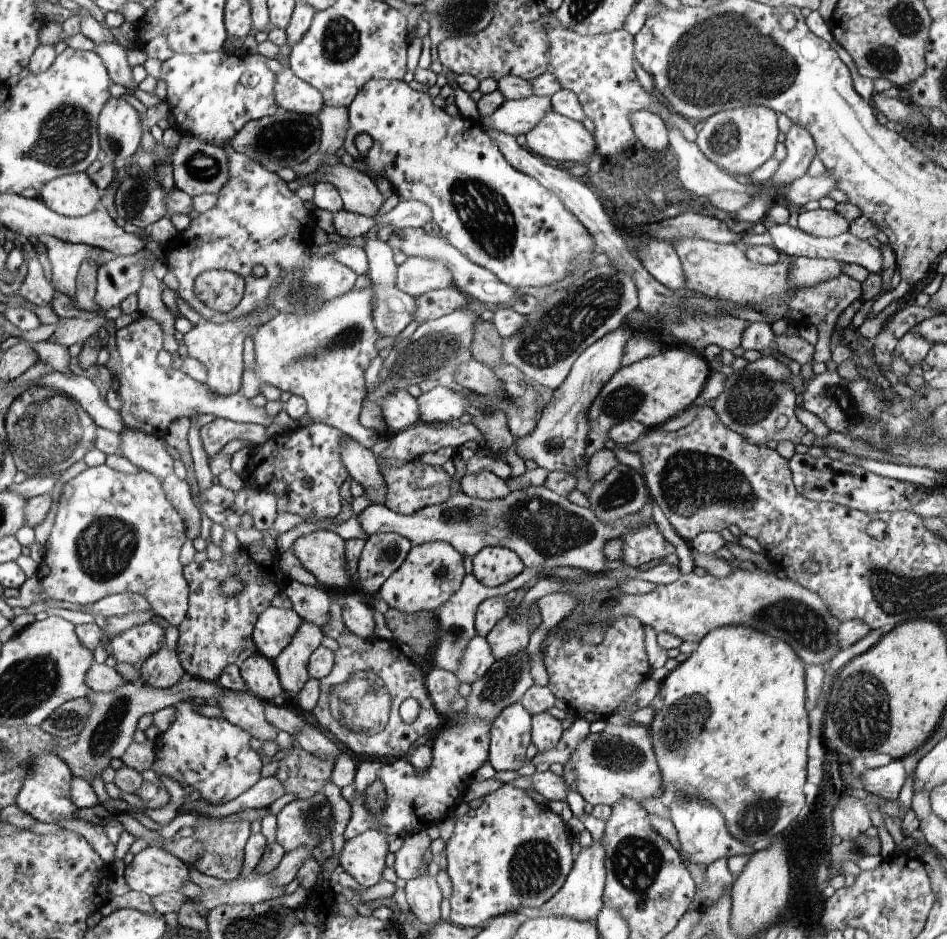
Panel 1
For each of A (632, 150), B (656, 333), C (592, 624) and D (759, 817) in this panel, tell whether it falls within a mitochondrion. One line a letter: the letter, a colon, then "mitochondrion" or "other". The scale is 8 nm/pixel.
A: other
B: other
C: mitochondrion
D: mitochondrion

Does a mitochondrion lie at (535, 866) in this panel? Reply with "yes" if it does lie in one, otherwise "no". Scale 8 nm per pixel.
yes

